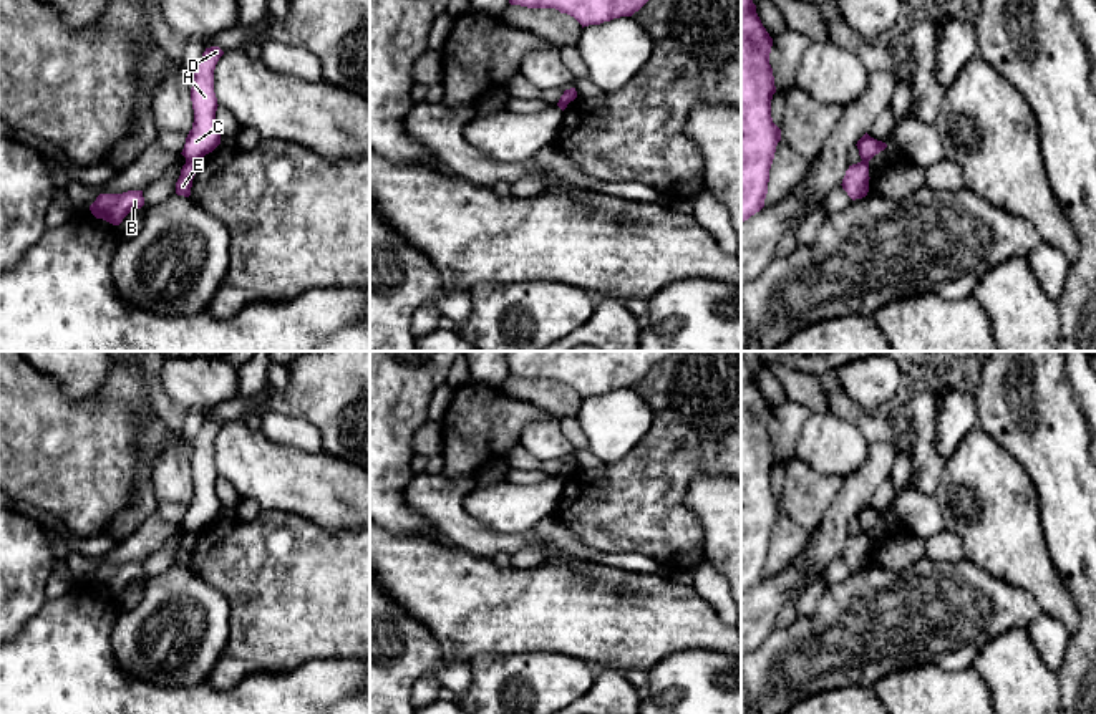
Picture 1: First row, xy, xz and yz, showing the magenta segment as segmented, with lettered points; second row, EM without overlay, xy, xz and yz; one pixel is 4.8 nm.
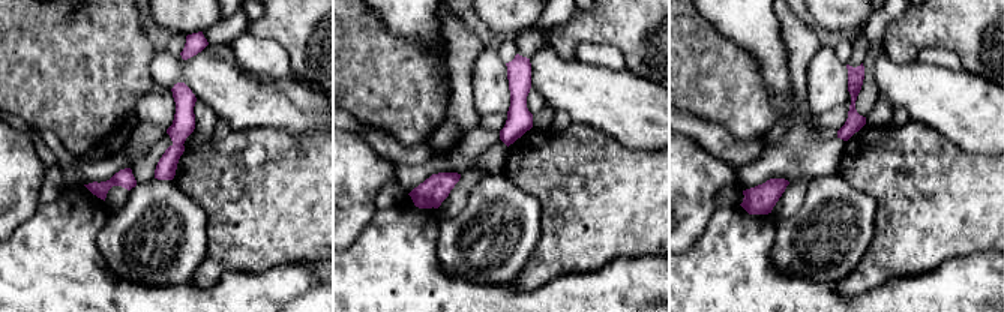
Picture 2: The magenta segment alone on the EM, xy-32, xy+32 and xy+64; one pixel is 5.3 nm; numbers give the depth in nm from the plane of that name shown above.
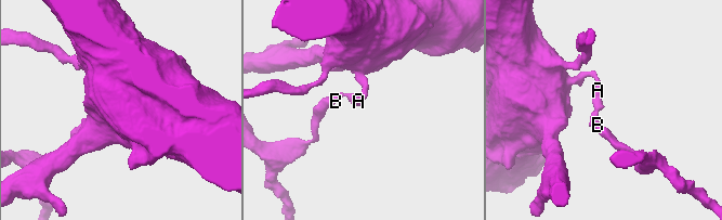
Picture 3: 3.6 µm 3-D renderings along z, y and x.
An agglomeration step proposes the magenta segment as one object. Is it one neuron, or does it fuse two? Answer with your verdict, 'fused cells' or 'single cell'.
fused cells

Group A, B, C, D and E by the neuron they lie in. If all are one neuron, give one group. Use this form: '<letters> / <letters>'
A C D / B E

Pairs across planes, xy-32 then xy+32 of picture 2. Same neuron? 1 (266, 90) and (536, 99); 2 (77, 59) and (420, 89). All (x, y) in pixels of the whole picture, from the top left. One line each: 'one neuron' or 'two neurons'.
1: two neurons
2: one neuron

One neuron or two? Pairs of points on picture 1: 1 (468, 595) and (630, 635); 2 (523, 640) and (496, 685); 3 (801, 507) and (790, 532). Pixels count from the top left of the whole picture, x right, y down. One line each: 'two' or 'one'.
1: one
2: two
3: two

